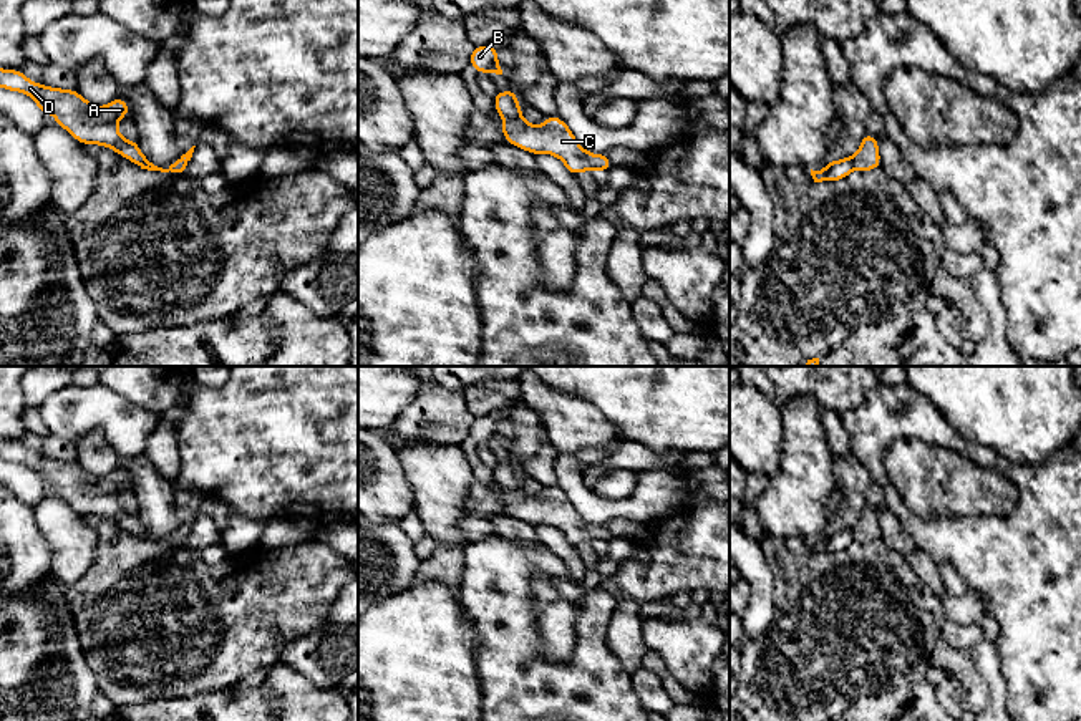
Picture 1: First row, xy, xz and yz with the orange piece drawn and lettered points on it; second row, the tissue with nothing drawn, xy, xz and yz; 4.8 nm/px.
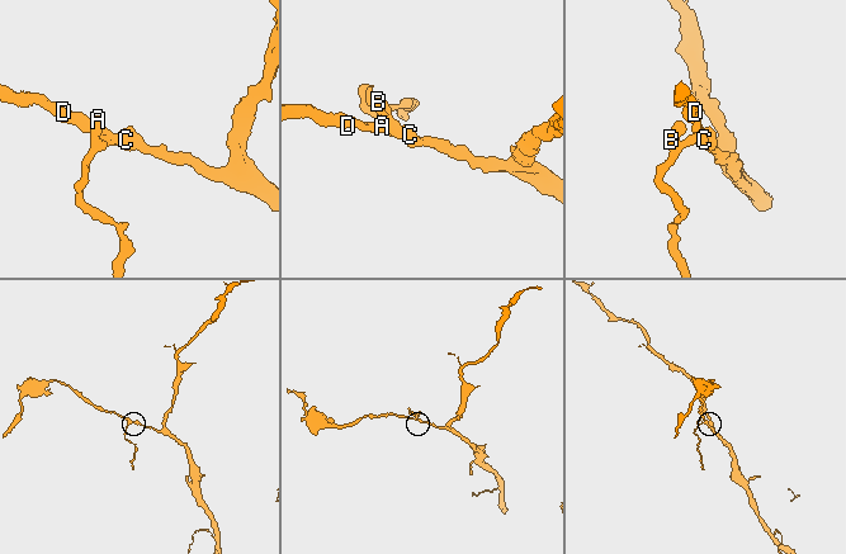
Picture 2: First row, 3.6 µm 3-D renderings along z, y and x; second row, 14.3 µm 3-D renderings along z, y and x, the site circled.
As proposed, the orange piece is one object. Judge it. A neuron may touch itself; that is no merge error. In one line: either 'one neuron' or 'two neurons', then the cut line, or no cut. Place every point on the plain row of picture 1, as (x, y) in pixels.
one neuron; no cut

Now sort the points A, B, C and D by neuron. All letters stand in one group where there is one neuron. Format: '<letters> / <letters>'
A B C D

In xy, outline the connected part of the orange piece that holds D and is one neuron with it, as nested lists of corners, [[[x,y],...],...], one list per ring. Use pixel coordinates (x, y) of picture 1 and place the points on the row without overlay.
[[[0,439],[0,459],[28,466],[40,481],[40,487],[51,484],[55,494],[66,501],[81,515],[106,517],[119,527],[148,542],[174,544],[182,547],[192,529],[192,517],[167,540],[154,537],[138,519],[138,511],[128,512],[118,502],[118,492],[129,486],[128,472],[116,469],[98,479],[76,461],[50,459],[27,449],[20,441]]]

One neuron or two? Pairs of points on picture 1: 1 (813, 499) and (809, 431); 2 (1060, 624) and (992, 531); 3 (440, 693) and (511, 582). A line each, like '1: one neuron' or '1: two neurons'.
1: one neuron
2: one neuron
3: two neurons

